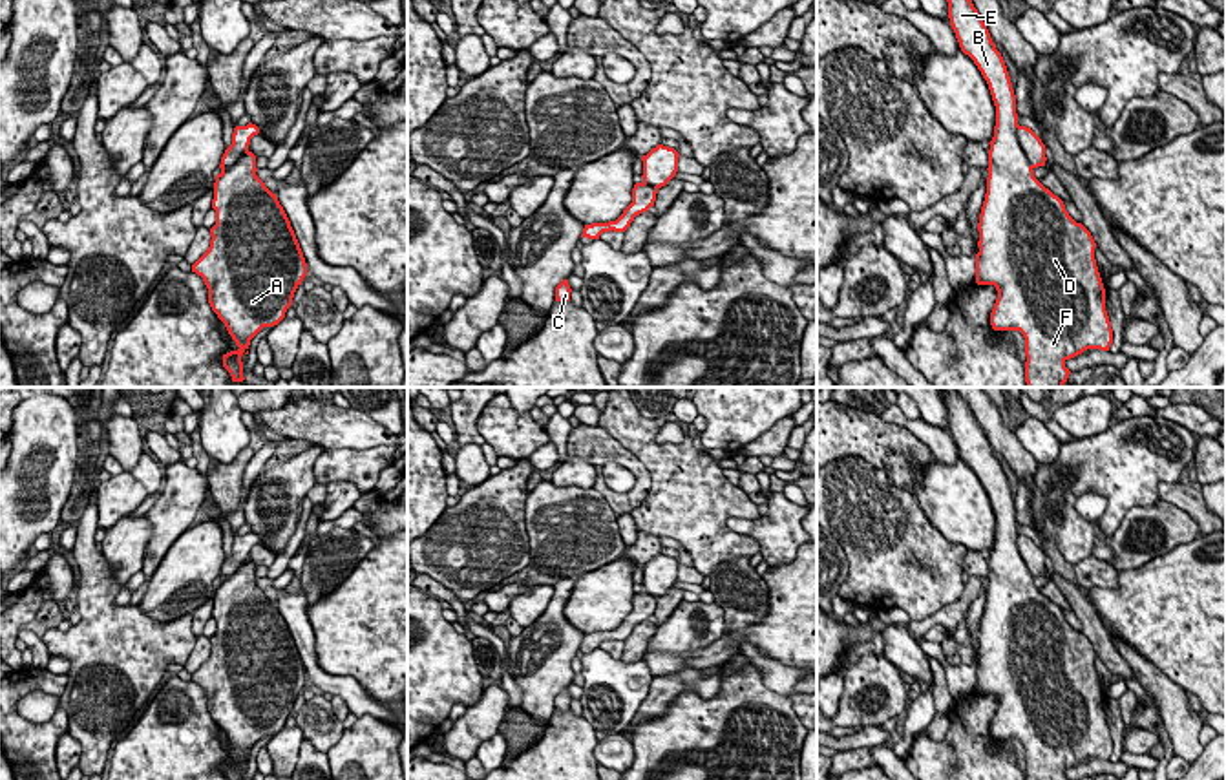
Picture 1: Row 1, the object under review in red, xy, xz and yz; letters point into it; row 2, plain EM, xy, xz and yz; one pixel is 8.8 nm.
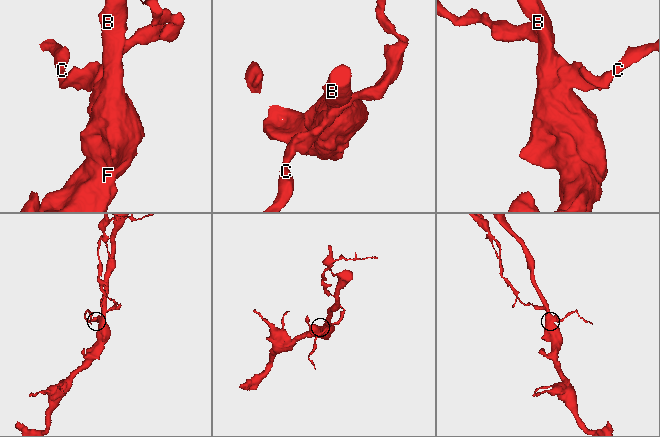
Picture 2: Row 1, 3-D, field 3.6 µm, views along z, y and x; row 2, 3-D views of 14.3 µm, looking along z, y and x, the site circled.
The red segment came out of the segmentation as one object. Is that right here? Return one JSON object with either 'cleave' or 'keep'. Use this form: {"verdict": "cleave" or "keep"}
{"verdict": "cleave"}

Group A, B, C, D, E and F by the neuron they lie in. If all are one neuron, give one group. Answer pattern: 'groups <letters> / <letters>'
groups A B D E F / C

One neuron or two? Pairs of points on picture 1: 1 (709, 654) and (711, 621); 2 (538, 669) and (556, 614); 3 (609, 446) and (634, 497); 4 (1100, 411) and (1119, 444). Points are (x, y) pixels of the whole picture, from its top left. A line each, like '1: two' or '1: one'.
1: two
2: one
3: one
4: two

